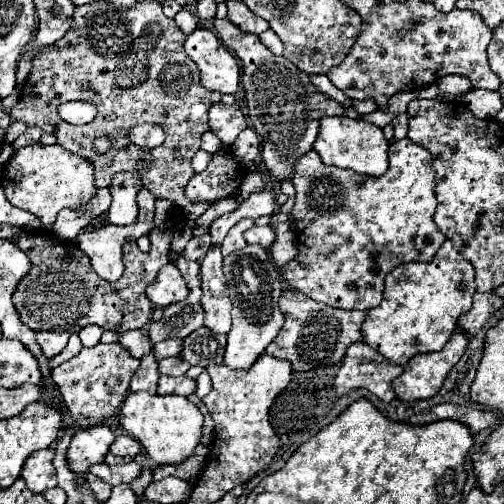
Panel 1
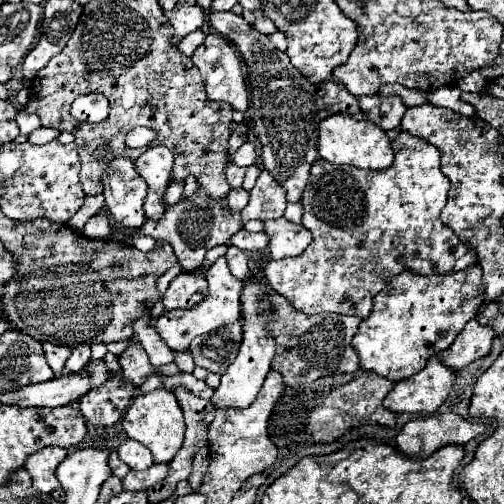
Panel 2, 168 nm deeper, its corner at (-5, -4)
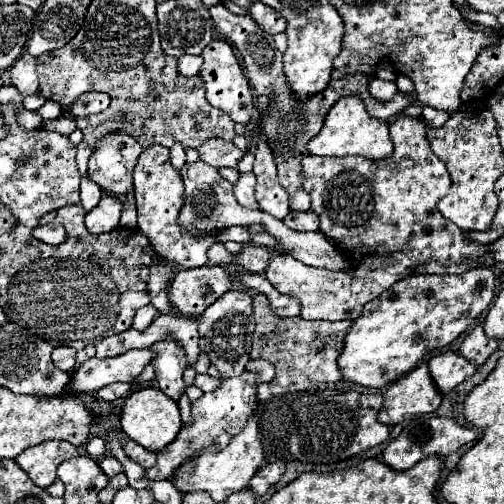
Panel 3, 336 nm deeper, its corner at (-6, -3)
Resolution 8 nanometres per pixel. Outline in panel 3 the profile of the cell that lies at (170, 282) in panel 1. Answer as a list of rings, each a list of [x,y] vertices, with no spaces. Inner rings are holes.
[[[219,265],[179,271],[169,285],[169,301],[183,315],[201,315],[215,299],[231,289],[229,273]]]

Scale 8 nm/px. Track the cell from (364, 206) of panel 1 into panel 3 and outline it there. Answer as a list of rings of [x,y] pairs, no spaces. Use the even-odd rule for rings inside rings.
[[[397,117],[393,121],[391,139],[393,139],[393,155],[383,161],[369,161],[361,157],[317,157],[307,155],[303,159],[303,189],[311,195],[311,211],[319,217],[319,231],[335,243],[335,247],[347,257],[349,269],[329,271],[319,267],[309,267],[297,261],[291,255],[275,255],[263,275],[271,281],[271,285],[283,293],[299,299],[301,317],[303,319],[357,319],[363,311],[363,305],[375,297],[379,297],[385,289],[389,289],[395,281],[415,275],[419,267],[429,261],[437,261],[441,265],[449,263],[475,263],[479,261],[485,267],[491,267],[493,255],[489,245],[481,245],[463,229],[455,227],[455,223],[443,219],[439,215],[437,203],[451,189],[451,177],[445,163],[431,151],[429,141],[425,137],[425,127],[415,117]]]

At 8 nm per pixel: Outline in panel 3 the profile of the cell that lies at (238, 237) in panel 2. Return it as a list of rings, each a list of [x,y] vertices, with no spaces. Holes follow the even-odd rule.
[[[155,145],[145,149],[139,155],[139,161],[135,165],[135,201],[137,201],[137,215],[139,215],[139,229],[145,237],[149,237],[155,253],[161,257],[175,261],[183,267],[201,267],[207,263],[207,249],[215,241],[237,241],[237,243],[251,243],[249,231],[245,227],[229,227],[223,233],[217,233],[217,237],[197,239],[189,231],[177,227],[177,215],[183,205],[183,181],[181,175],[171,167],[169,161],[169,149]]]

